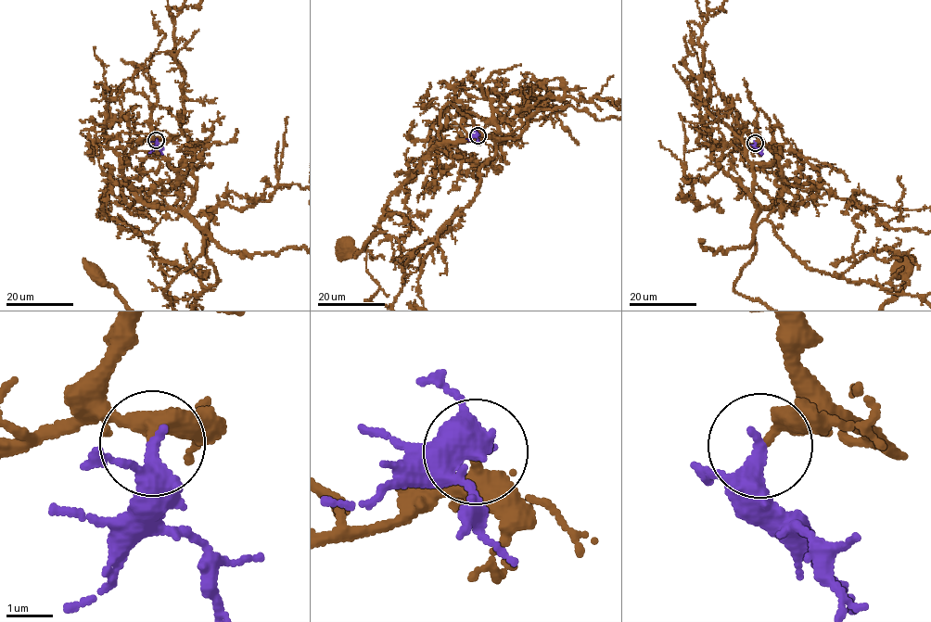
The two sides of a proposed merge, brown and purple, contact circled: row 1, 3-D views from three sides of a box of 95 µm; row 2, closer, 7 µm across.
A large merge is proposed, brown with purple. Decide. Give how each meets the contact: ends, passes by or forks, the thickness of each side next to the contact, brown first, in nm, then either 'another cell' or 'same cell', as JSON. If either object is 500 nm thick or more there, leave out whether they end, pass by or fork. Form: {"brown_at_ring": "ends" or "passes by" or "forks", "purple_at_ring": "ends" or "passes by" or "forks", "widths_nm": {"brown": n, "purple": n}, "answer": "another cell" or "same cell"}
{"brown_at_ring": "passes by", "purple_at_ring": "passes by", "widths_nm": {"brown": 300, "purple": 280}, "answer": "same cell"}

